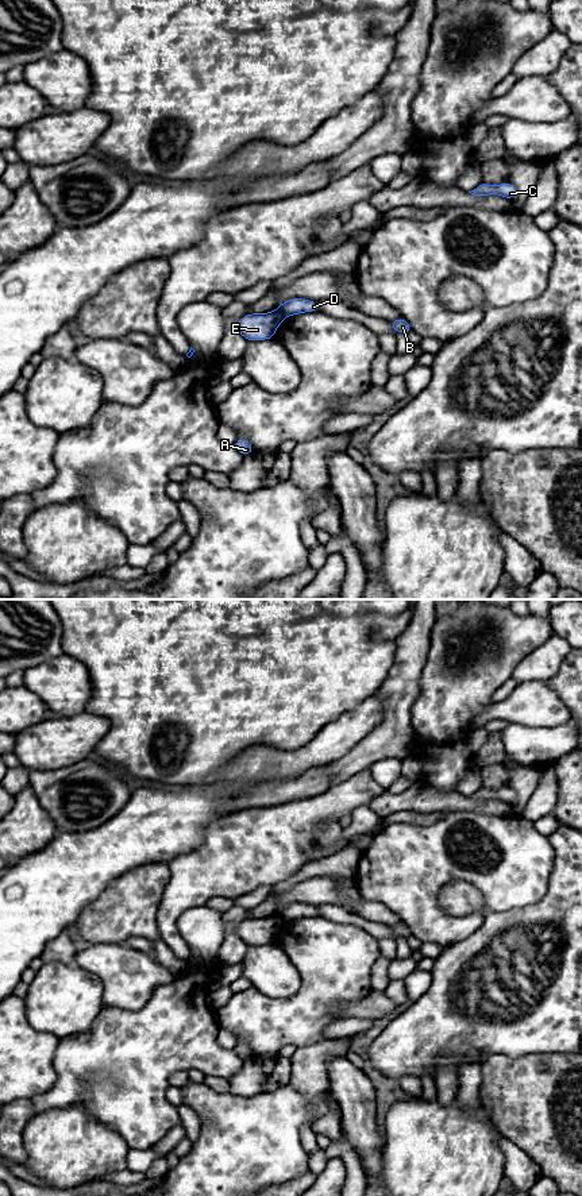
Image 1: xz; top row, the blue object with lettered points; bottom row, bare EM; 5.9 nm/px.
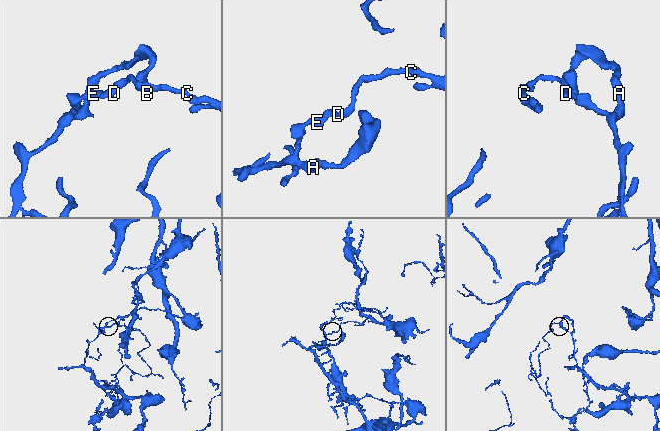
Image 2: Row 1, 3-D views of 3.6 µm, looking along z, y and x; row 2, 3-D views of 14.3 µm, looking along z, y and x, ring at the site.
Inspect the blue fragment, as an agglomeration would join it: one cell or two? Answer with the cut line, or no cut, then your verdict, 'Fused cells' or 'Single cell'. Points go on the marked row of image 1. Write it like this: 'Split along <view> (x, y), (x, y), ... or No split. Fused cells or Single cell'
Split along xz (278, 309), (286, 316). Fused cells

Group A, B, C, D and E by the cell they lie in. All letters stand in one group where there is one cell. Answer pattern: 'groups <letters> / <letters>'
groups A B E / C D

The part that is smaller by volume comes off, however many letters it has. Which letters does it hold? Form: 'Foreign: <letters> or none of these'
Foreign: C, D

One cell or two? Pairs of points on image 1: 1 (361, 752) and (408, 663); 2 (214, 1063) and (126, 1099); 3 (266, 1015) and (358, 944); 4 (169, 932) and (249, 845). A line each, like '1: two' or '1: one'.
1: one
2: one
3: one
4: one

